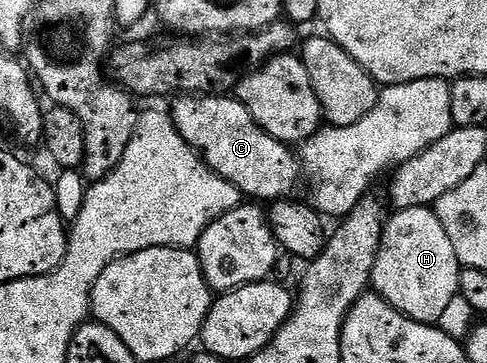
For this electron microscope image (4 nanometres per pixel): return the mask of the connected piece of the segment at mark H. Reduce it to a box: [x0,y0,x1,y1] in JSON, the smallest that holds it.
[370,206,462,324]

